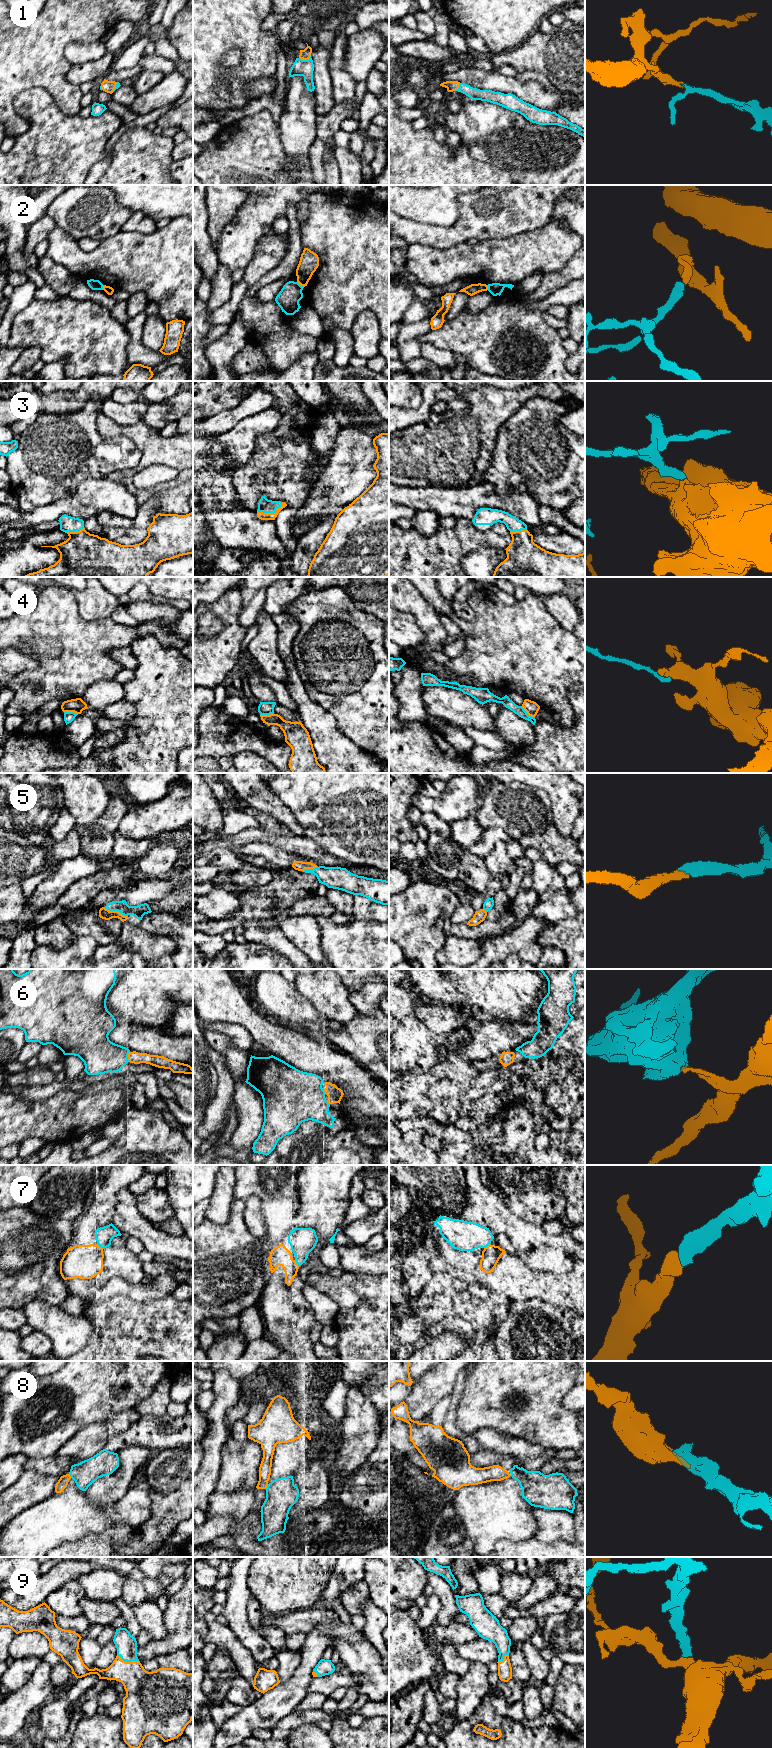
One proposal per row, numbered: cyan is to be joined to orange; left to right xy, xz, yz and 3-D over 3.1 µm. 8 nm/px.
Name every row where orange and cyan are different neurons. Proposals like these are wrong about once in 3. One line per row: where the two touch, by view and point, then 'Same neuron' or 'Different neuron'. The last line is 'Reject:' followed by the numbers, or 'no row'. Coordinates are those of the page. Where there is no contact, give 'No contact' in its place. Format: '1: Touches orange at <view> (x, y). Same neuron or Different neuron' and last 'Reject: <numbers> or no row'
1: Touches orange at xz (305, 59). Same neuron
2: Touches orange at xz (300, 284). Different neuron
3: Touches orange at xz (271, 513). Same neuron
4: Touches orange at yz (527, 713). Different neuron
5: Touches orange at xy (116, 911). Same neuron
6: Touches orange at xy (128, 1056). Same neuron
7: Touches orange at xz (296, 1263). Same neuron
8: Touches orange at xz (267, 1485). Same neuron
9: Touches orange at xy (128, 1662). Same neuron
Reject: 2, 4

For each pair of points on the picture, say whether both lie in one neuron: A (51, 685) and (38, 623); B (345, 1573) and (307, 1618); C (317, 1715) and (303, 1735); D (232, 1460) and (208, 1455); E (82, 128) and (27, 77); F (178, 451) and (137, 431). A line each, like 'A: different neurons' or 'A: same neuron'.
A: same neuron
B: different neurons
C: different neurons
D: different neurons
E: different neurons
F: same neuron

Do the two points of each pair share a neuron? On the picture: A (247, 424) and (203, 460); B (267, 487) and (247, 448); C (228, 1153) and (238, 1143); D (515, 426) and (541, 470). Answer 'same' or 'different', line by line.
A: same
B: different
C: different
D: same

